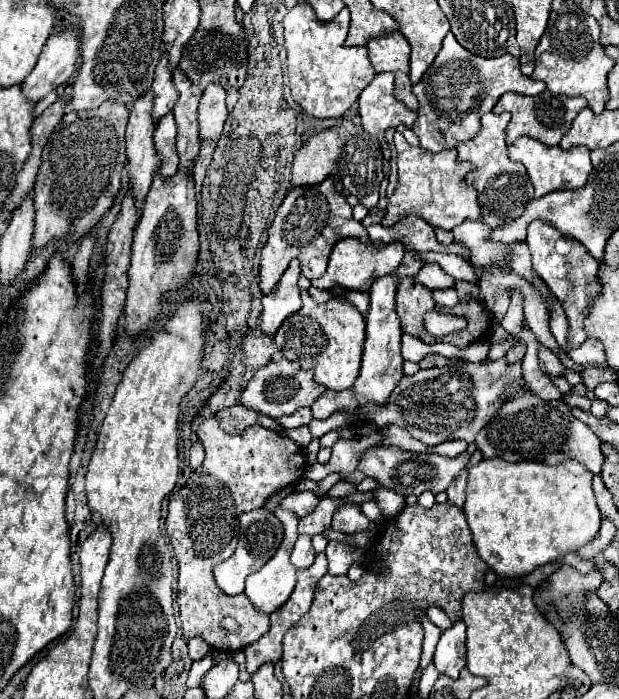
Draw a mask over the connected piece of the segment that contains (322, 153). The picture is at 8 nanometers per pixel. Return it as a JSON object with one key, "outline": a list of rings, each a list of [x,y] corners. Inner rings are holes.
{"outline":[[[344,121],[332,129],[326,129],[314,135],[310,141],[302,145],[292,161],[292,177],[290,187],[304,187],[304,185],[318,185],[326,177],[334,177],[336,189],[348,199],[354,207],[362,203],[364,207],[372,209],[378,203],[378,189],[384,177],[382,173],[382,151],[378,141],[368,135],[362,125],[352,121]]]}

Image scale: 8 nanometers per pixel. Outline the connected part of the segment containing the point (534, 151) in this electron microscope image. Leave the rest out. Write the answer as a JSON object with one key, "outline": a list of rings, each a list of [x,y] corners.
{"outline":[[[520,137],[508,149],[510,149],[510,159],[524,163],[528,177],[534,185],[534,197],[542,197],[558,189],[580,189],[592,171],[588,147],[577,146],[564,151],[560,147],[548,147],[532,137]]]}

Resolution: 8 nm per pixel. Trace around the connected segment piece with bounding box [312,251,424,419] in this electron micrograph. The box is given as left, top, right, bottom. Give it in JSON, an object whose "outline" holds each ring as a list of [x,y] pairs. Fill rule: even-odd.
{"outline":[[[406,251],[404,253],[404,261],[398,267],[398,273],[388,275],[388,277],[380,277],[372,289],[370,289],[370,311],[366,315],[366,343],[364,343],[364,357],[362,357],[362,369],[360,369],[360,377],[356,379],[356,383],[340,393],[334,391],[326,391],[326,395],[322,395],[320,399],[316,399],[316,403],[312,405],[312,417],[314,419],[328,419],[334,413],[346,413],[346,415],[356,415],[358,409],[368,407],[368,405],[386,405],[390,393],[394,391],[394,387],[398,385],[398,381],[402,379],[402,355],[400,355],[400,337],[402,337],[402,329],[400,329],[400,319],[396,315],[396,307],[394,307],[394,295],[396,295],[396,281],[400,277],[414,277],[420,267],[424,263],[420,259],[414,257],[414,251]]]}

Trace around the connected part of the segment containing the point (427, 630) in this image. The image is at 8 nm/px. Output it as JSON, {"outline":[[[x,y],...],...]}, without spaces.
{"outline":[[[420,615],[420,623],[422,623],[422,629],[424,629],[424,643],[422,643],[422,661],[420,661],[420,667],[426,669],[426,665],[432,661],[432,655],[434,655],[434,649],[436,649],[436,643],[442,635],[442,631],[430,623],[430,619],[424,615]]]}

